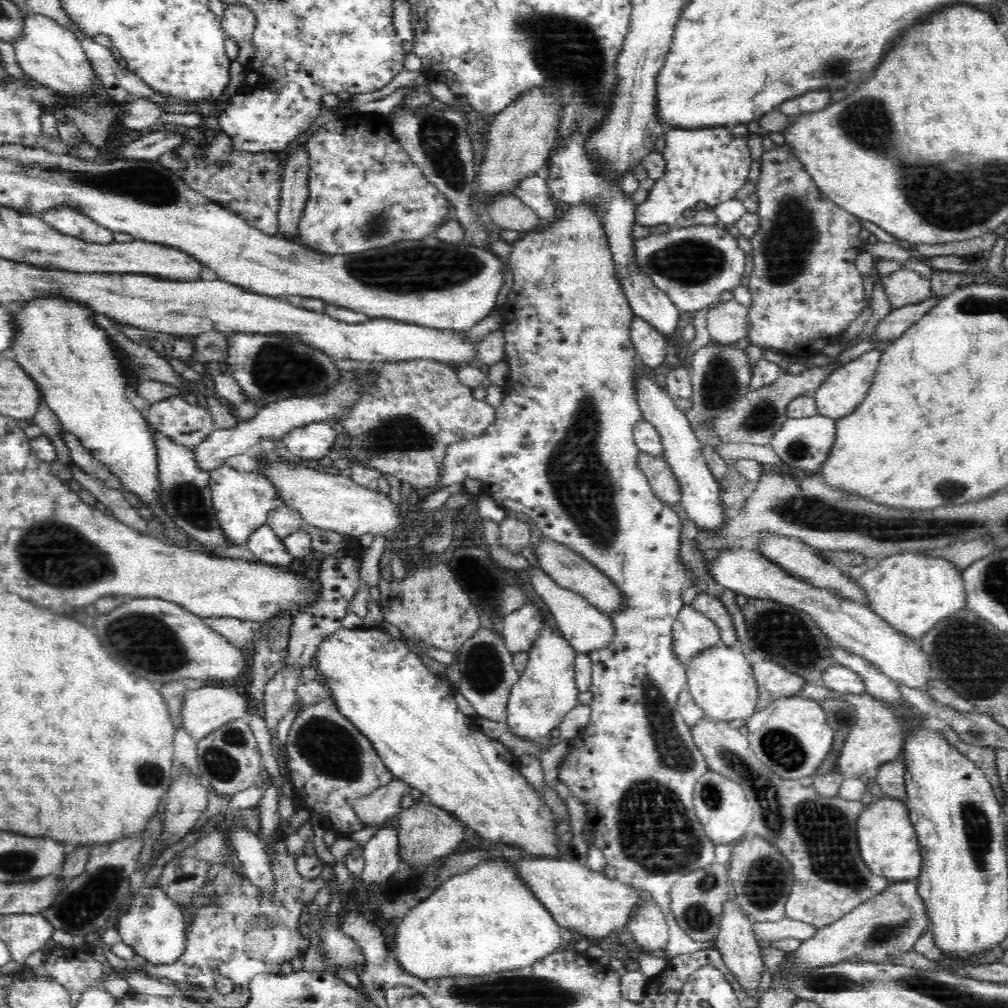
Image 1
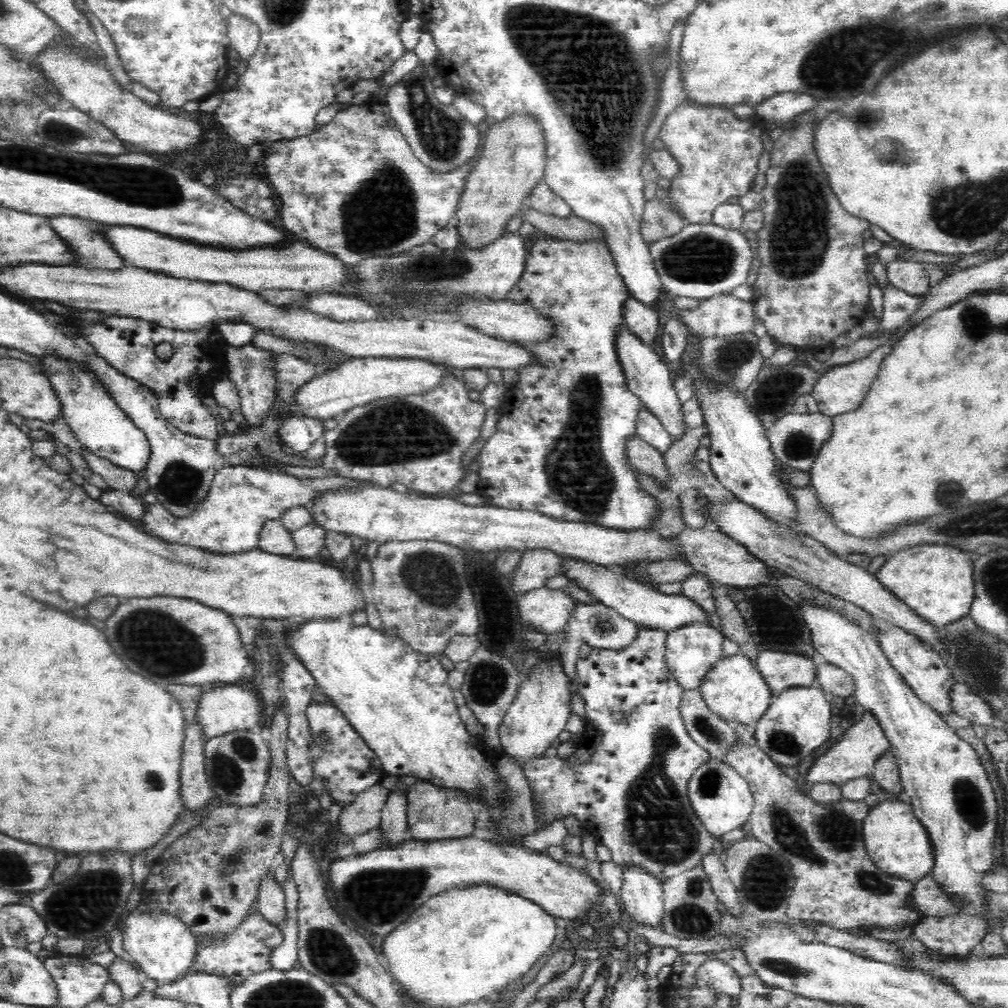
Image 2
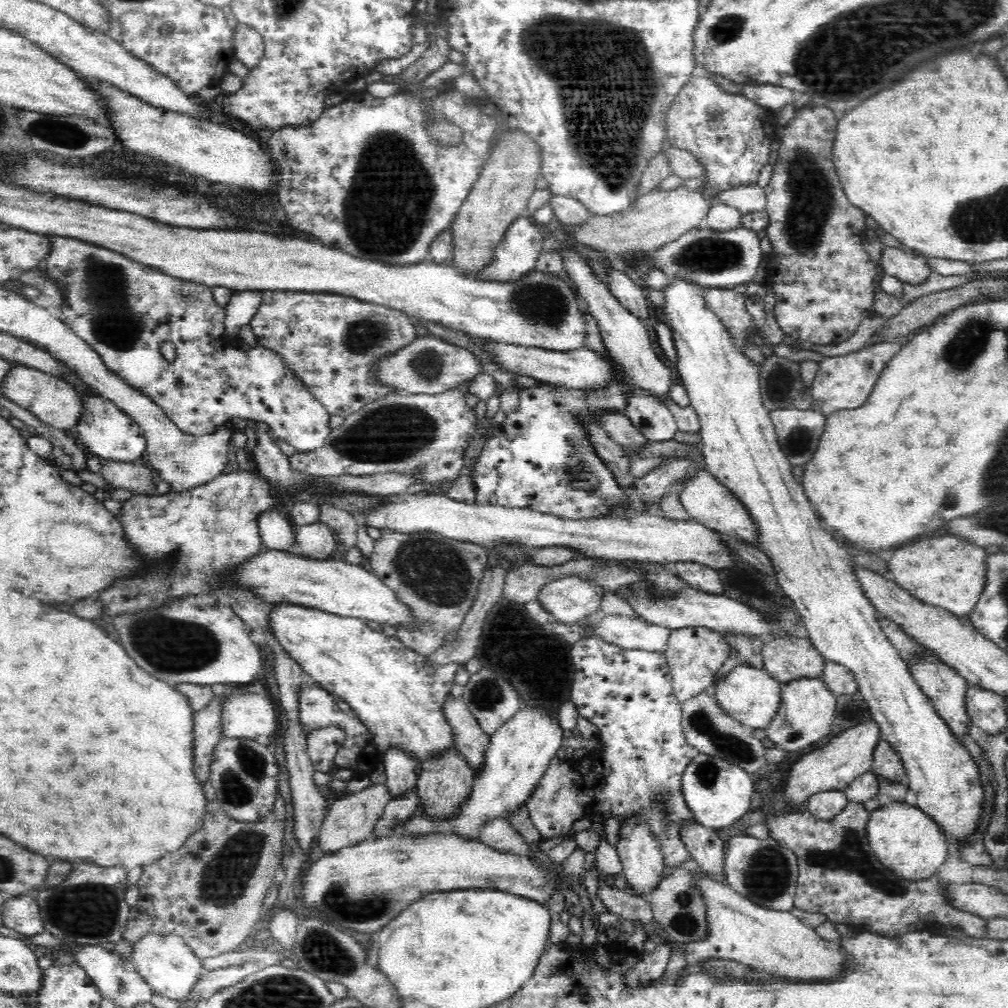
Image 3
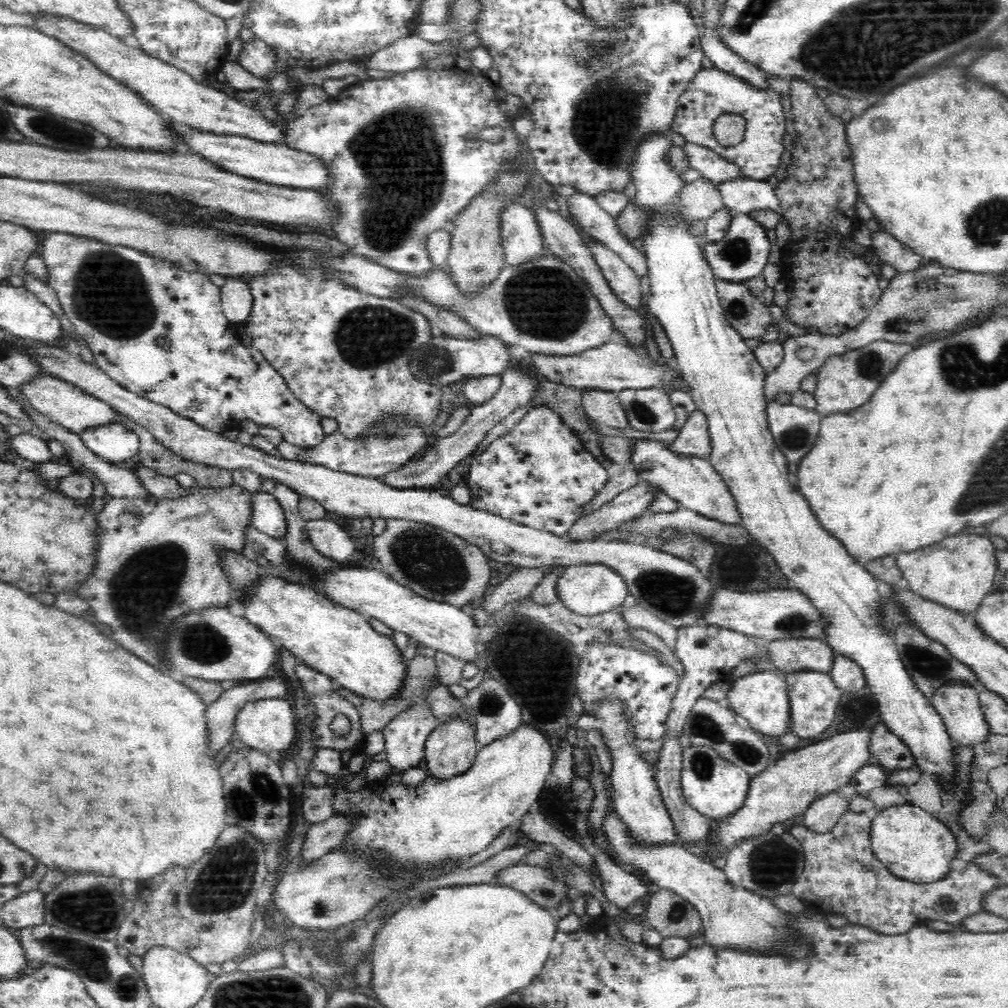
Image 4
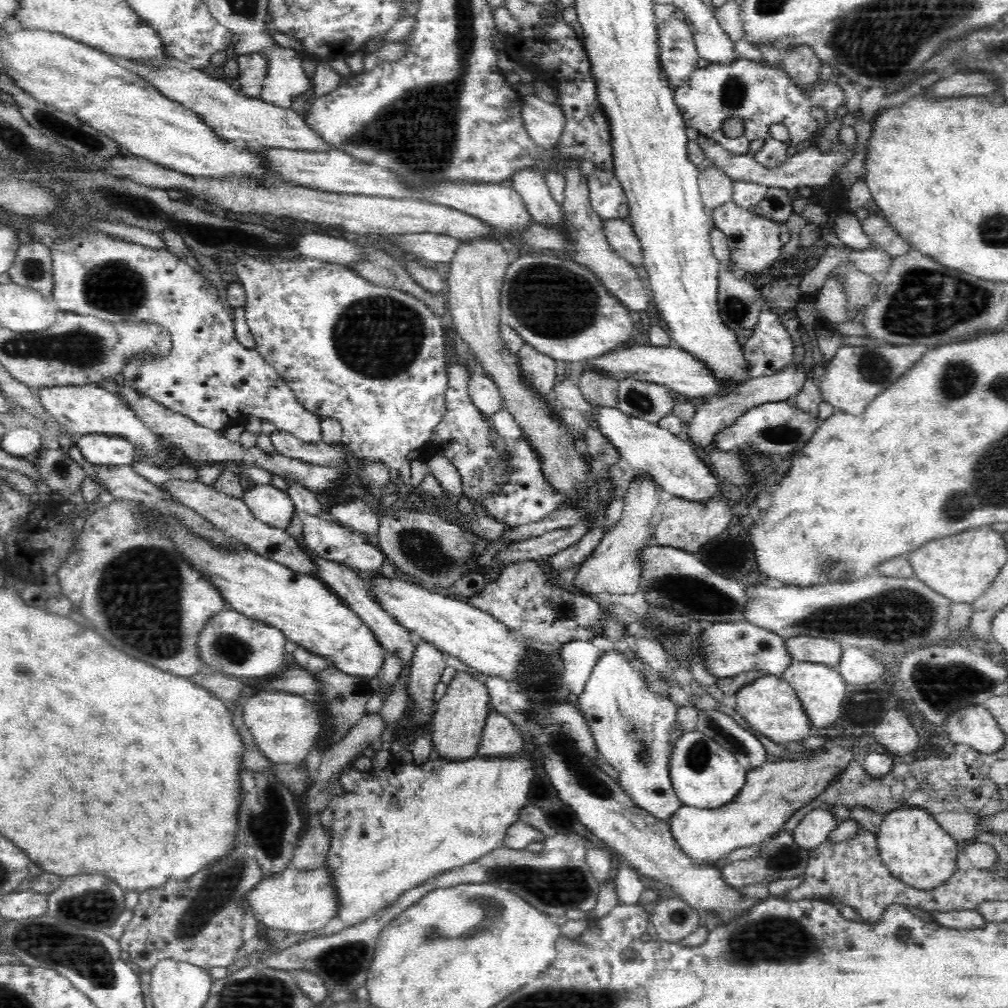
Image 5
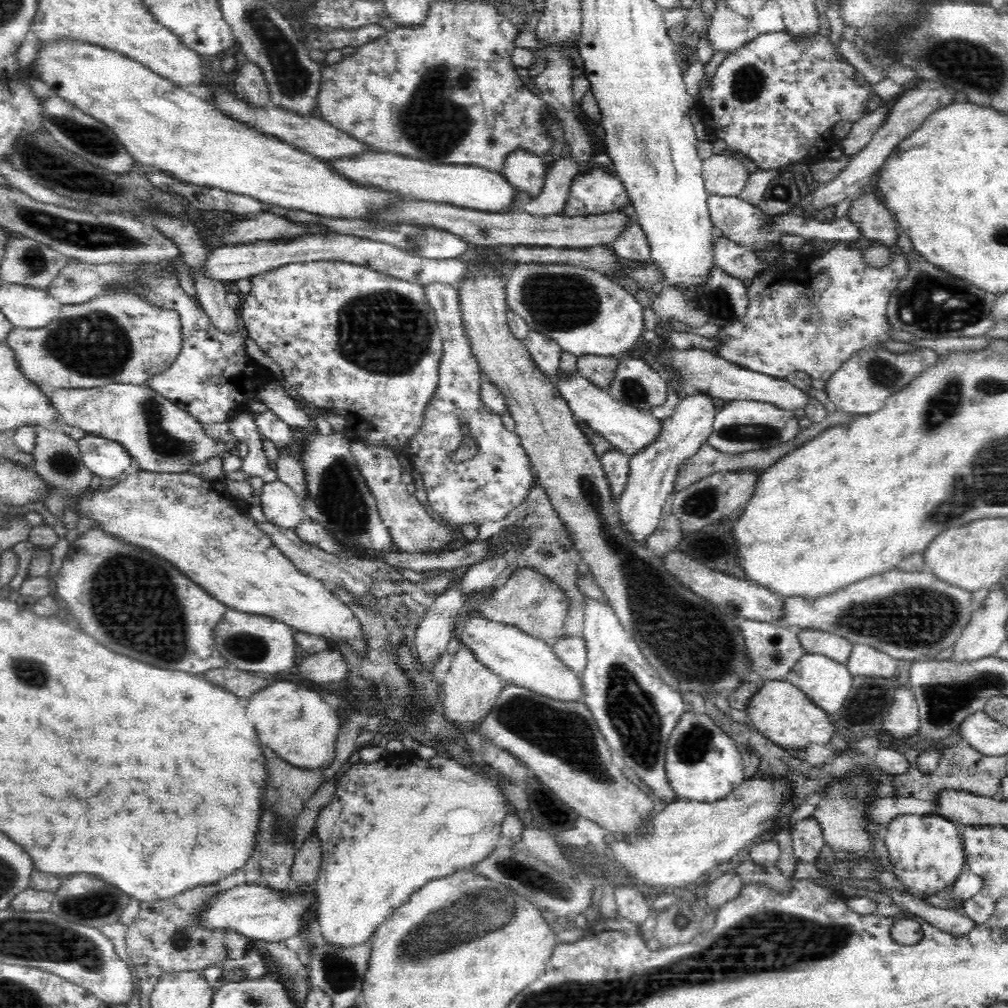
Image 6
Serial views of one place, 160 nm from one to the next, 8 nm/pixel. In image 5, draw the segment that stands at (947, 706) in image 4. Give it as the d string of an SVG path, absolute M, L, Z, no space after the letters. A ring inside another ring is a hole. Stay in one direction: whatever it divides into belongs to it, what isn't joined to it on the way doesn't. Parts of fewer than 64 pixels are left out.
M984 705L968 706L955 711L941 727L955 744L969 744L986 754L1004 748L1006 736Z

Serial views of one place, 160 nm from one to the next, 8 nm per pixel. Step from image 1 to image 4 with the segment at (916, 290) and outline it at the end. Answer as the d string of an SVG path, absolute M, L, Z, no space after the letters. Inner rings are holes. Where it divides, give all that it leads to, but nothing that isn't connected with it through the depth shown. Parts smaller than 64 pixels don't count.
M884 230L871 234L872 247L876 256L886 265L900 273L908 273L911 270L920 269L925 264L926 258L913 252L911 248L903 245L894 236Z

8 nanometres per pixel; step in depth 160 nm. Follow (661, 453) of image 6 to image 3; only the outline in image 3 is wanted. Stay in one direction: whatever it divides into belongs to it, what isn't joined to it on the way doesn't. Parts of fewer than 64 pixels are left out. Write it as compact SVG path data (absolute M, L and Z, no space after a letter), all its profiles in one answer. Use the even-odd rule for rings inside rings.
M564 576L554 582L546 584L538 594L537 600L547 612L554 616L554 620L572 624L596 613L601 609L604 601L605 589L594 582L583 580L578 576Z

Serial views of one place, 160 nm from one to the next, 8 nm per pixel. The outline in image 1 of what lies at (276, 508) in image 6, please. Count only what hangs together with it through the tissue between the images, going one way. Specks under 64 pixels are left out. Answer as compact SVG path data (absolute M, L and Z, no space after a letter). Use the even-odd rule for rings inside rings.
M262 525L256 528L245 546L258 558L259 562L273 569L284 568L287 570L293 558L284 550L282 539L272 533L270 527Z

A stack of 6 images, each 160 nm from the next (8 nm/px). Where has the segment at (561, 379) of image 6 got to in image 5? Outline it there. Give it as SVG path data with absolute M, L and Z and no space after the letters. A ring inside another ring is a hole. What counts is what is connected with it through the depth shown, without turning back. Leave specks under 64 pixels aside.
M594 405L593 420L595 420L594 427L620 451L622 458L634 467L636 474L650 477L663 492L698 504L706 504L722 496L718 490L718 478L696 455L696 451L686 438L676 436L658 426L658 423L626 415L618 408Z

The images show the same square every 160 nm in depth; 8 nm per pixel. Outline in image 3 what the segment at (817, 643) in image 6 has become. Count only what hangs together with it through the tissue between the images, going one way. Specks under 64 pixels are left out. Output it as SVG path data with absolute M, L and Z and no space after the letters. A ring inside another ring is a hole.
M800 619L800 624L798 624L800 627L802 626L802 631L799 632L799 635L795 635L795 636L775 636L775 637L768 637L766 638L766 644L765 646L762 648L762 656L763 656L763 668L766 669L766 672L772 677L775 678L776 681L781 682L782 684L790 682L790 681L796 681L798 679L801 678L818 678L821 676L822 672L824 672L824 666L825 666L825 662L827 661L819 652L817 649L815 649L815 647L813 646L812 643L809 642L808 638L806 638L806 631L804 630L804 624L801 623L801 619Z

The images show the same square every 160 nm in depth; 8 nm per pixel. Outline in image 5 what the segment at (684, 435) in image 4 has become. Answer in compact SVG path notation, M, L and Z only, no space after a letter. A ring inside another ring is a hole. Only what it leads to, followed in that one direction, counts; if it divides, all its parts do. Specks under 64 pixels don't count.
M803 364L799 366L791 365L784 368L781 372L770 374L770 376L760 376L749 378L748 381L742 383L740 388L734 388L728 397L712 397L707 399L701 405L696 407L695 415L686 425L689 431L691 441L695 446L708 446L715 441L716 435L720 430L731 425L734 420L738 419L749 408L760 406L760 404L769 402L786 401L788 398L794 398L802 388L807 379Z

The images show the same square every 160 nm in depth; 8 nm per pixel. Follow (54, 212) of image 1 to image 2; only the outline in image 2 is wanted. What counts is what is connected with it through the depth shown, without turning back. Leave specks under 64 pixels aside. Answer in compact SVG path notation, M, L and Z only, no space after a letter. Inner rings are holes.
M68 214L48 217L50 227L77 250L84 267L120 268L125 265L109 241L108 228Z

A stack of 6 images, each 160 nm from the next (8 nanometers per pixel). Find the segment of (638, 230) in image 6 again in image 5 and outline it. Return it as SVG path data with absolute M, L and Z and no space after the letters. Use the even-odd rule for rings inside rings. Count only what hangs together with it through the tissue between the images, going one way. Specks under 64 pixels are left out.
M611 219L603 222L603 230L610 246L634 266L643 266L643 252L639 239L628 219Z

